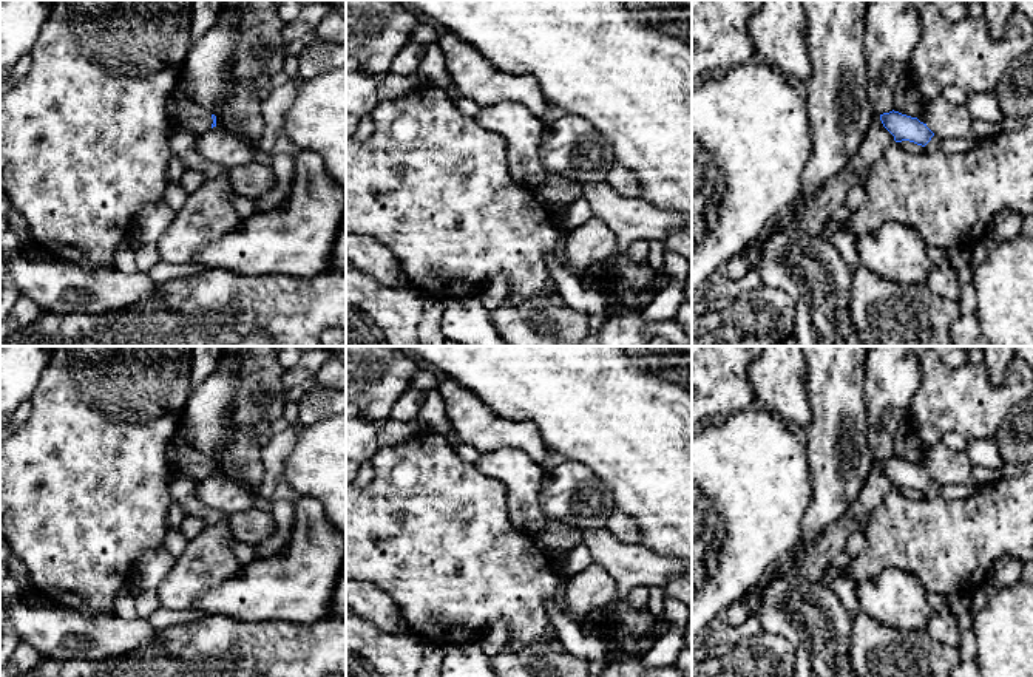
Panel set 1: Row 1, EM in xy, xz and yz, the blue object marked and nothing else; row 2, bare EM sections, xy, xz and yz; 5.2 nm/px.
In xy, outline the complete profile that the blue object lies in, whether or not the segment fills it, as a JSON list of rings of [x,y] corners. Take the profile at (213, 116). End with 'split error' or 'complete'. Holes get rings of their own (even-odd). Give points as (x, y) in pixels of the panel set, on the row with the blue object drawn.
[[[181,77],[168,97],[167,111],[174,128],[204,133],[216,127],[216,116],[188,99],[181,90]]]; split error

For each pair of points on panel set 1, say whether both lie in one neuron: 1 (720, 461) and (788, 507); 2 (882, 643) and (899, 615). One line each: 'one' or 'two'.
1: one
2: two

